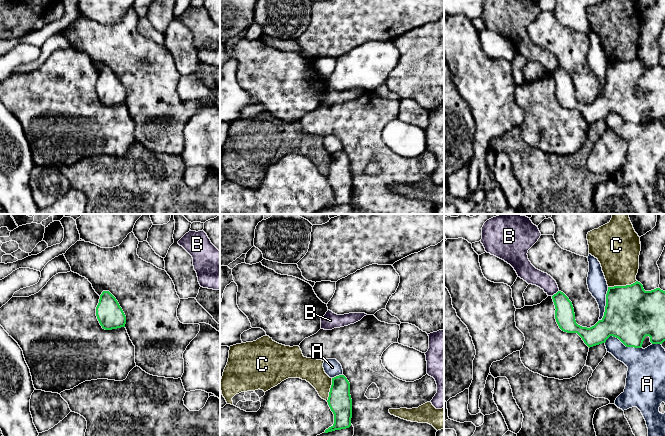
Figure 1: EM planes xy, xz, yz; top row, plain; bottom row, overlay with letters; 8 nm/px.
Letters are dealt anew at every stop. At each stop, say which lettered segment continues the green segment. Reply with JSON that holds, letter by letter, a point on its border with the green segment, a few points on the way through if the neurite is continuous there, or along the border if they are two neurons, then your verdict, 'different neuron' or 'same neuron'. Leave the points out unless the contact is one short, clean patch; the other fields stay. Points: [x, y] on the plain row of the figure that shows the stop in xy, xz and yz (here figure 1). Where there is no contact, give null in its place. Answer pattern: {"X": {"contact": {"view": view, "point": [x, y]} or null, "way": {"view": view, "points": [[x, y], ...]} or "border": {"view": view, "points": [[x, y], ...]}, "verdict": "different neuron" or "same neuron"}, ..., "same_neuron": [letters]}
{"A": {"contact": {"view": "yz", "point": [622, 118]}, "verdict": "different neuron"}, "B": {"contact": {"view": "yz", "point": [556, 69]}, "border": {"view": "yz", "points": [[558, 66], [552, 72]]}, "verdict": "different neuron"}, "C": {"contact": {"view": "yz", "point": [622, 62]}, "border": {"view": "yz", "points": [[636, 56], [630, 60], [608, 63]]}, "verdict": "different neuron"}, "same_neuron": []}

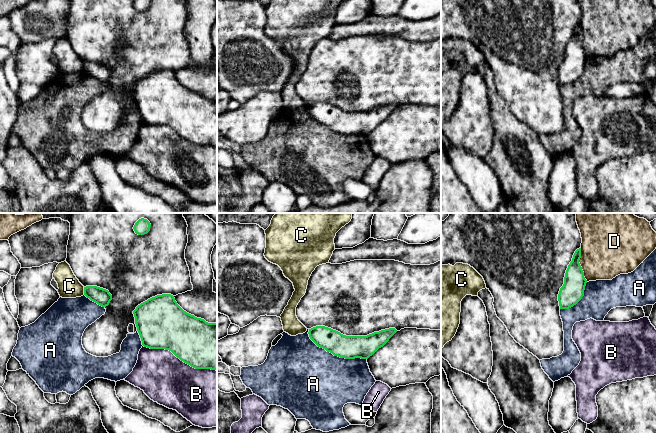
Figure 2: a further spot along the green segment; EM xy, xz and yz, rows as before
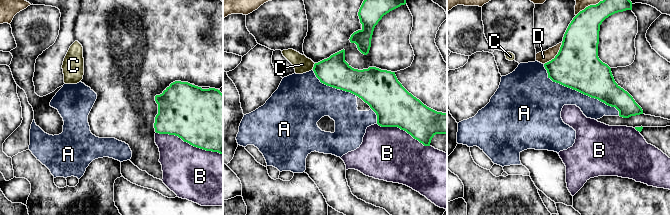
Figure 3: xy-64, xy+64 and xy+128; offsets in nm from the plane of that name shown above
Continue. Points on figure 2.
{"A": {"contact": {"view": "xz", "point": [334, 131]}, "verdict": "different neuron"}, "B": {"contact": {"view": "xy", "point": [180, 135]}, "verdict": "different neuron"}, "C": {"contact": {"view": "xy", "point": [84, 67]}, "border": {"view": "xy", "points": [[83, 63], [84, 70]]}, "verdict": "different neuron"}, "D": {"contact": {"view": "yz", "point": [580, 41]}, "verdict": "different neuron"}, "same_neuron": []}

